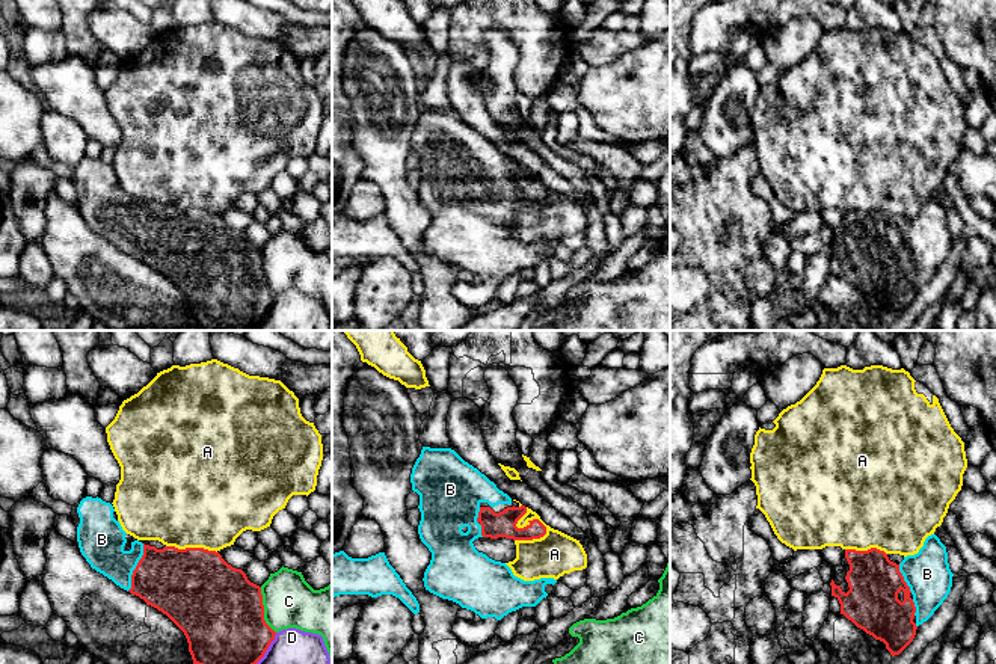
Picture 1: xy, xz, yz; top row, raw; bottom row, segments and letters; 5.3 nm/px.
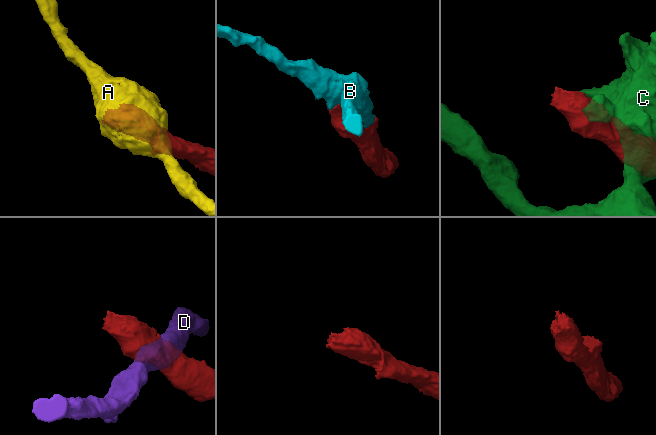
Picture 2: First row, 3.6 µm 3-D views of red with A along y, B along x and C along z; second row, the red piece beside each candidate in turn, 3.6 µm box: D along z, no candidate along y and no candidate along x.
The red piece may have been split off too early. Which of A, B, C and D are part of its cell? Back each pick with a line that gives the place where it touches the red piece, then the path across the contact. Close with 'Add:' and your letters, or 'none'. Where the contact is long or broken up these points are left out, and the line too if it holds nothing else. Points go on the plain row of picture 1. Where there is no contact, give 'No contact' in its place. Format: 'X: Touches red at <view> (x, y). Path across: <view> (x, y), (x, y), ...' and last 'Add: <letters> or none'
B: Touches red at xy (136, 230)
Add: B

